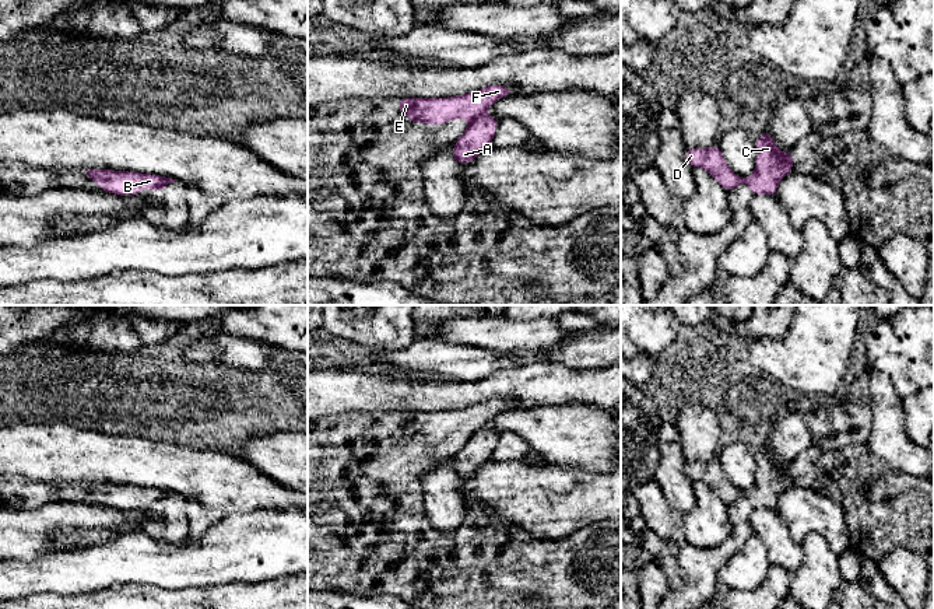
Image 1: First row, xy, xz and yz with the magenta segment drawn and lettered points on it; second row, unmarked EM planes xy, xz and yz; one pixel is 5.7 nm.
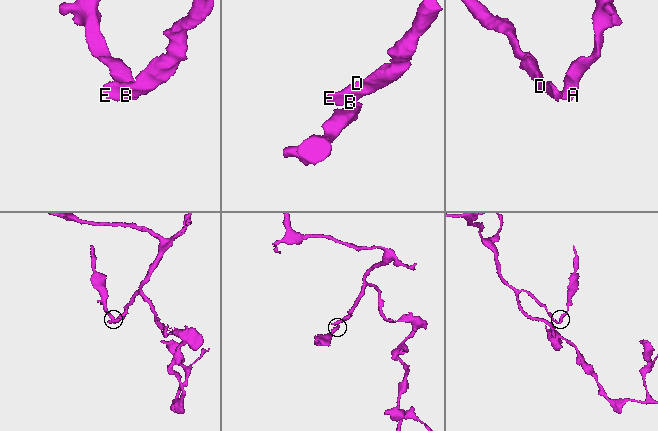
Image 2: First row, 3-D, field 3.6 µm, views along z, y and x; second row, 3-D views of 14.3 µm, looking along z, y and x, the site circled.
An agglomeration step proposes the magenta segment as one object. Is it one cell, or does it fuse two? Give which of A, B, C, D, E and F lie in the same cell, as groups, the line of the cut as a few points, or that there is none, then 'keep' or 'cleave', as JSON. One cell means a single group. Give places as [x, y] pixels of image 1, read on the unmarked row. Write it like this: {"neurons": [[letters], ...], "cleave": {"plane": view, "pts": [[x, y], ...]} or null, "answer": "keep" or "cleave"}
{"neurons": [["A", "C"], ["B", "D", "E", "F"]], "cleave": {"plane": "xz", "pts": [[484, 426], [470, 434]]}, "answer": "cleave"}

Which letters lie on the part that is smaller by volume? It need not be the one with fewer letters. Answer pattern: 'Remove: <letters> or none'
Remove: A, C

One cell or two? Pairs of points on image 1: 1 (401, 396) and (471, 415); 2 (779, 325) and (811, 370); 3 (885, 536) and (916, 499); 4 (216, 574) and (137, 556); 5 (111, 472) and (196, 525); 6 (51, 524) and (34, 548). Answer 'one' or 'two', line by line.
1: two
2: two
3: one
4: one
5: two
6: one

